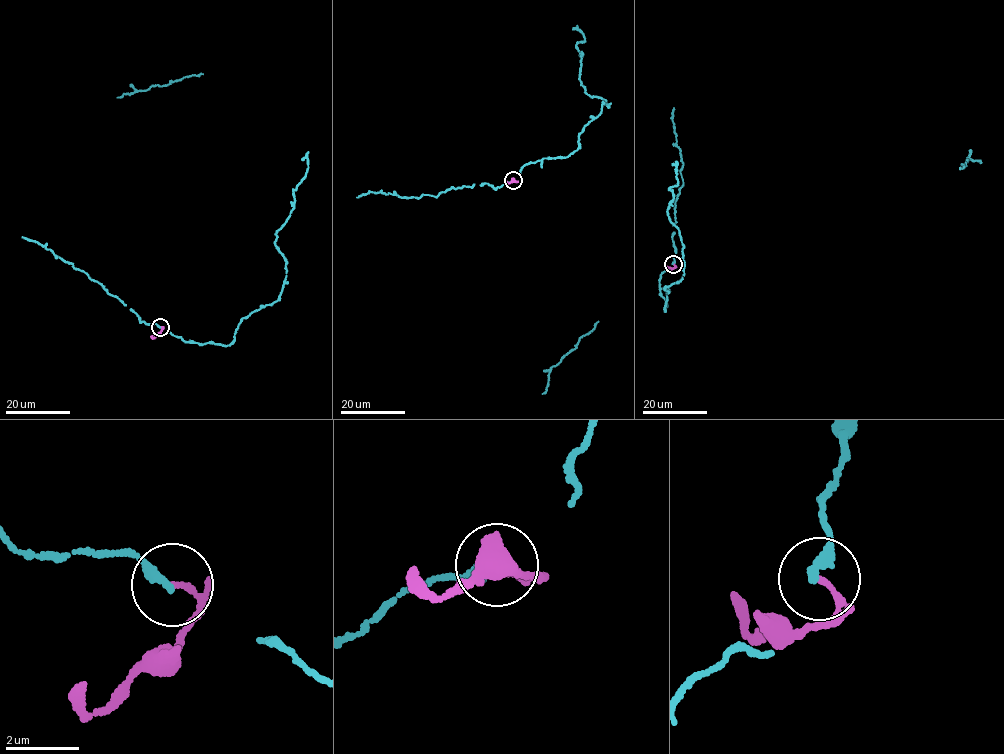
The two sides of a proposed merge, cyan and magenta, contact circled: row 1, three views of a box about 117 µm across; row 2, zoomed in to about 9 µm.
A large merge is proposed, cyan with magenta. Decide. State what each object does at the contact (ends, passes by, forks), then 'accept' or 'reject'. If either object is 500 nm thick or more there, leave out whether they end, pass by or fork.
cyan ends there; magenta ends there; reject

